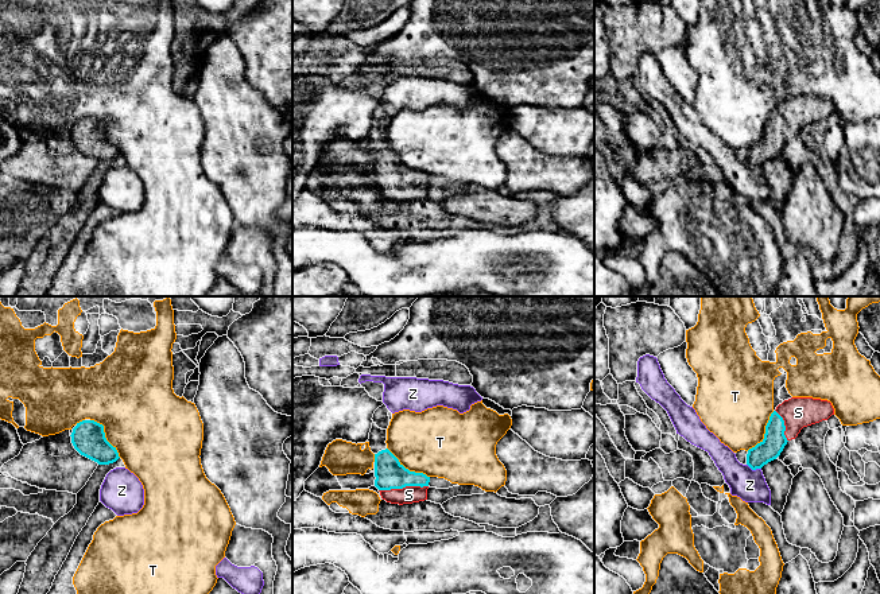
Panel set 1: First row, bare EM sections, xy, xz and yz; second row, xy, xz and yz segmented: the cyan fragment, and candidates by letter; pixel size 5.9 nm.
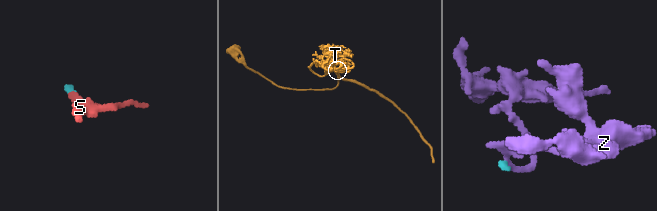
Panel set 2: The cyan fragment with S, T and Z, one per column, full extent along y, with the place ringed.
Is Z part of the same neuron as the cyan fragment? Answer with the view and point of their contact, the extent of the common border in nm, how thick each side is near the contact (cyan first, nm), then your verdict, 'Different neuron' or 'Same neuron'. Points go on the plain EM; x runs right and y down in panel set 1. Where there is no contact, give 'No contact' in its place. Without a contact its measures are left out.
Touches cyan at yz (753, 167). Shared border 90 nm. Thickness 140 nm (cyan) against 190 nm. Different neuron

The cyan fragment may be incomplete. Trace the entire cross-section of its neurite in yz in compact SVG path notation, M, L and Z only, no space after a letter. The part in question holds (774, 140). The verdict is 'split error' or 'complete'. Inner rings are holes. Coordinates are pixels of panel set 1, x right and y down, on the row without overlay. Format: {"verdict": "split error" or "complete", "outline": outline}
{"verdict": "split error", "outline": "M791 96L771 112L764 137L748 150L740 148L736 156L752 168L776 158L788 139L795 137L803 125L827 119L834 113L830 100L813 96Z"}

